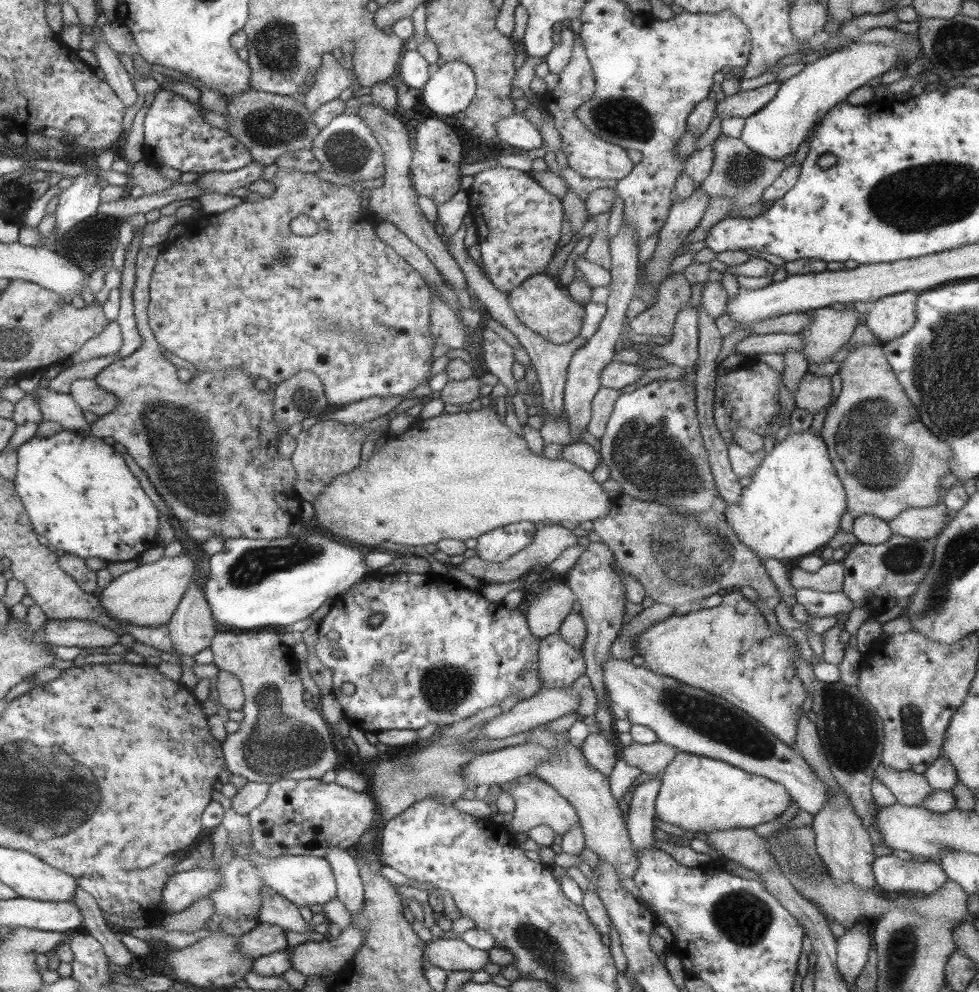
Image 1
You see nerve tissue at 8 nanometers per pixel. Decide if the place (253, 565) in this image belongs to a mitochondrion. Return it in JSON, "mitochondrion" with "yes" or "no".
{"mitochondrion":"yes"}

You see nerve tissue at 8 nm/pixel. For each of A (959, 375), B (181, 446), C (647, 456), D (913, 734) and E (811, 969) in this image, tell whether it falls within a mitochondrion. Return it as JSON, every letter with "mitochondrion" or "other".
{"A":"mitochondrion","B":"mitochondrion","C":"mitochondrion","D":"mitochondrion","E":"other"}

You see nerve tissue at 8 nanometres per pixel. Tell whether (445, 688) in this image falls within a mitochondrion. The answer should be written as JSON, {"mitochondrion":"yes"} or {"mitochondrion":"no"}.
{"mitochondrion":"yes"}

